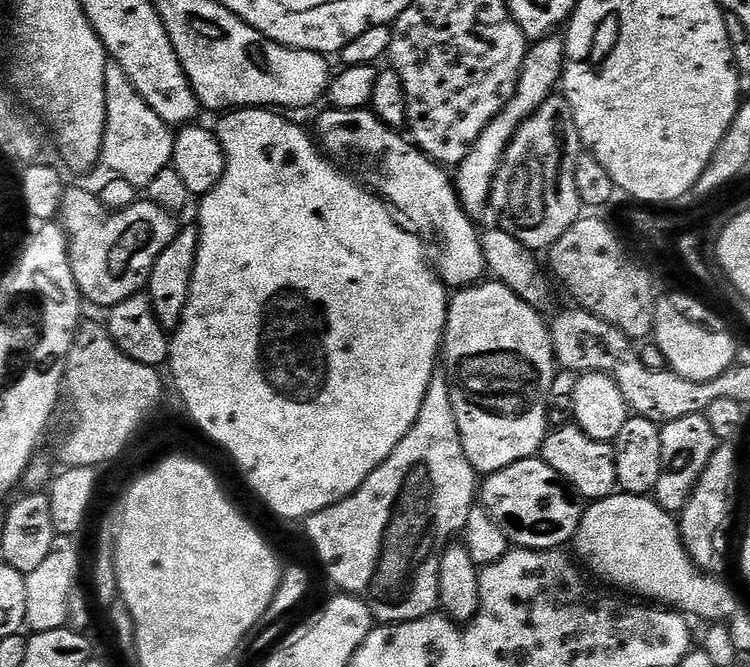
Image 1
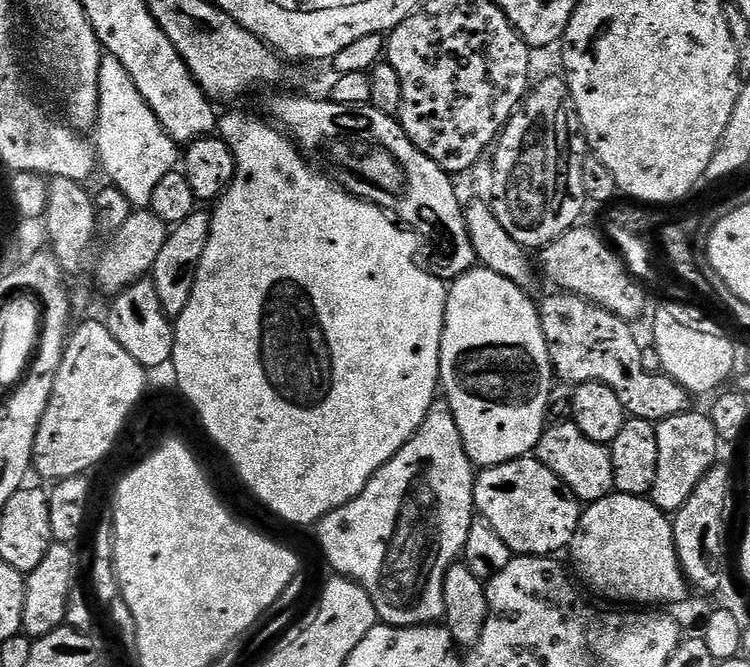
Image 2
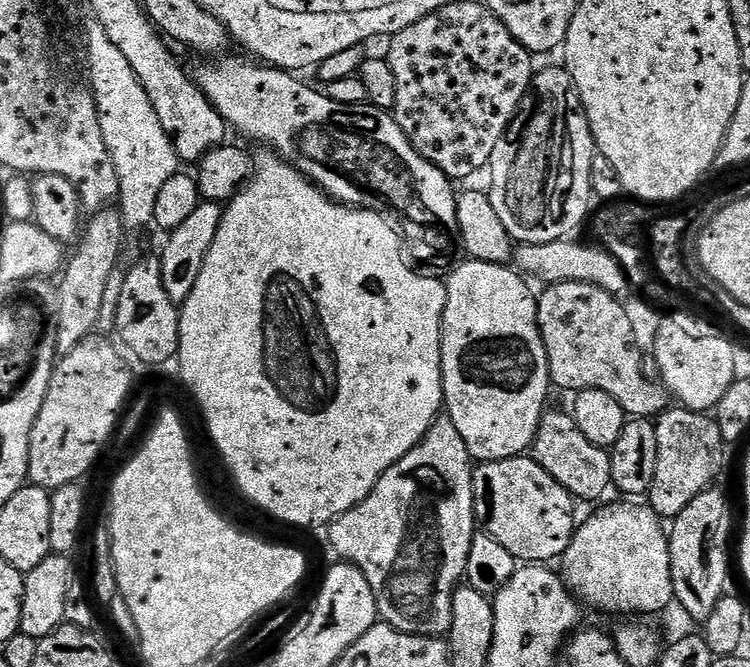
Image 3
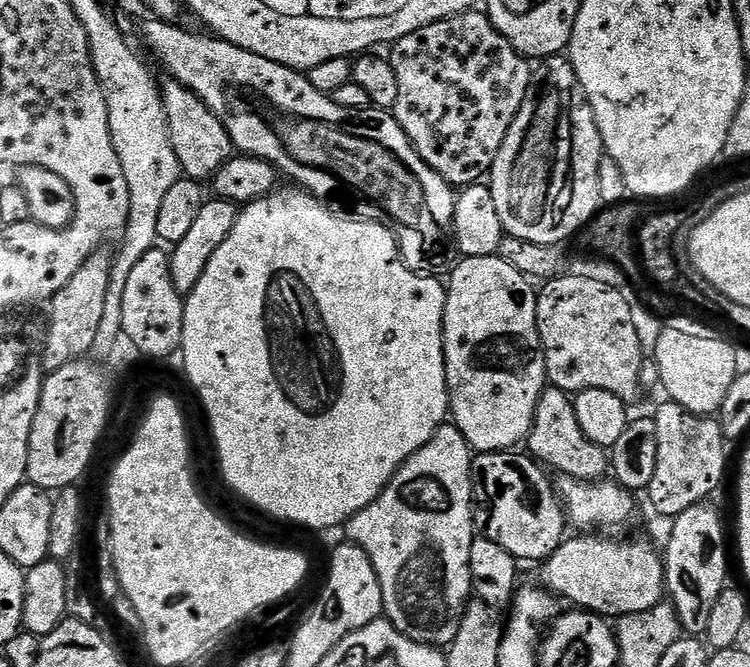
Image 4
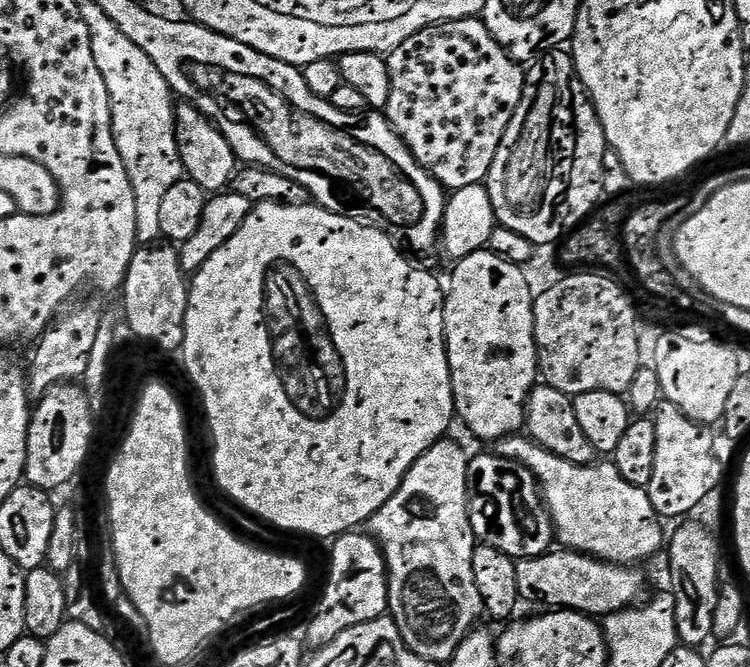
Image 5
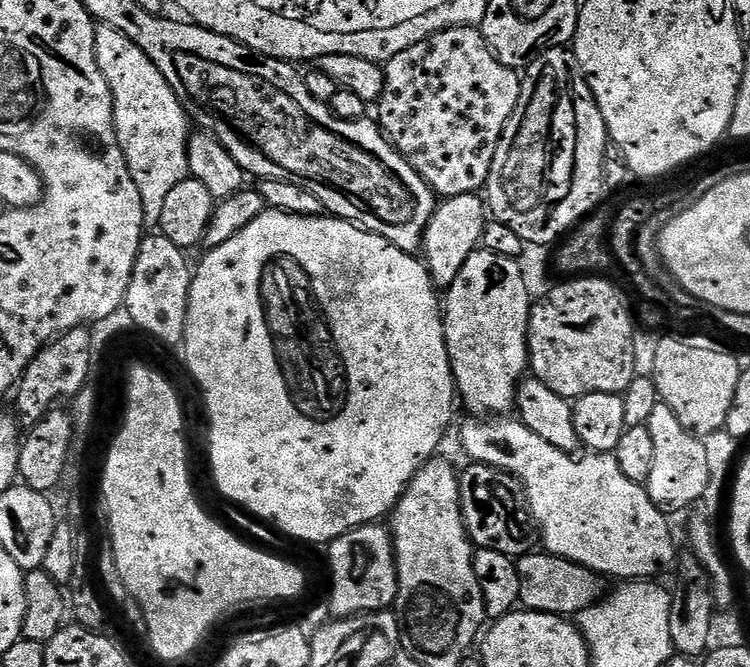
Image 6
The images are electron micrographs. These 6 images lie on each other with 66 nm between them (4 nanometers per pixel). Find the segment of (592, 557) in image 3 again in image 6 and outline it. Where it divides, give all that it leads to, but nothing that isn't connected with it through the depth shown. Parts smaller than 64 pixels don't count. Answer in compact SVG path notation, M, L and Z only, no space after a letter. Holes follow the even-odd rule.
M529 554L516 560L518 582L520 583L520 604L525 609L549 612L550 614L572 618L583 608L588 608L601 599L601 577L589 568L582 567L560 556L551 554Z

